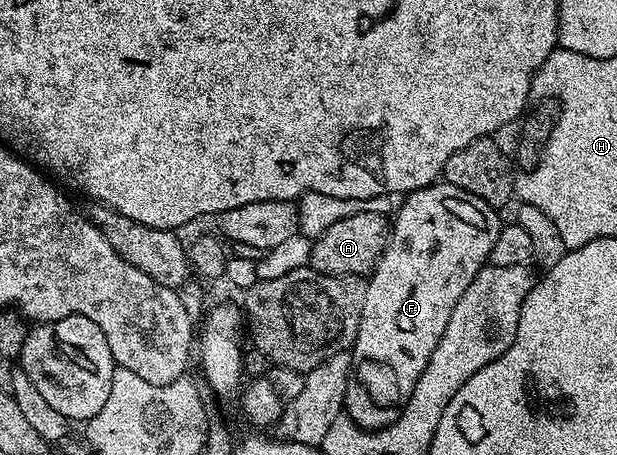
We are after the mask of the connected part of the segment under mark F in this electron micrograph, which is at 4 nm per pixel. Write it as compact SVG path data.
M434 182L417 192L408 193L402 200L405 201L402 204L400 202L391 220L391 231L389 240L385 243L385 253L379 258L379 262L374 266L365 285L365 301L359 318L359 330L351 345L351 371L347 382L344 411L361 428L386 428L391 421L397 418L397 413L409 401L411 390L415 390L415 382L419 378L419 374L423 374L439 338L443 338L443 330L447 330L447 321L451 319L451 310L455 310L455 302L459 302L459 298L463 298L463 290L467 290L467 286L471 286L475 274L479 274L479 270L485 267L491 254L491 246L495 246L495 238L499 238L499 230L503 227L503 220L497 217L498 209L494 205L483 202L483 198L454 184Z

